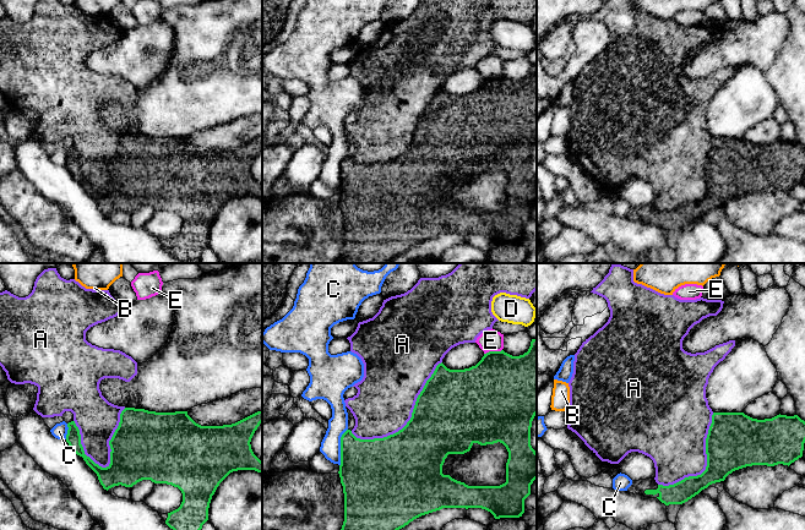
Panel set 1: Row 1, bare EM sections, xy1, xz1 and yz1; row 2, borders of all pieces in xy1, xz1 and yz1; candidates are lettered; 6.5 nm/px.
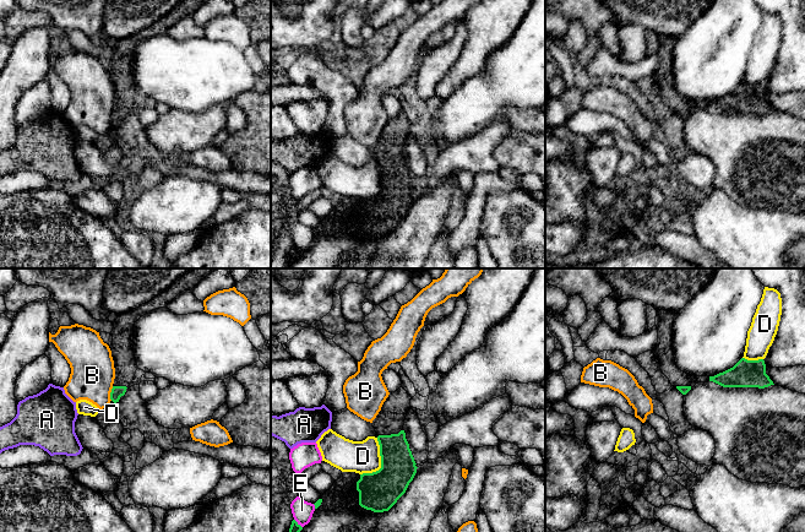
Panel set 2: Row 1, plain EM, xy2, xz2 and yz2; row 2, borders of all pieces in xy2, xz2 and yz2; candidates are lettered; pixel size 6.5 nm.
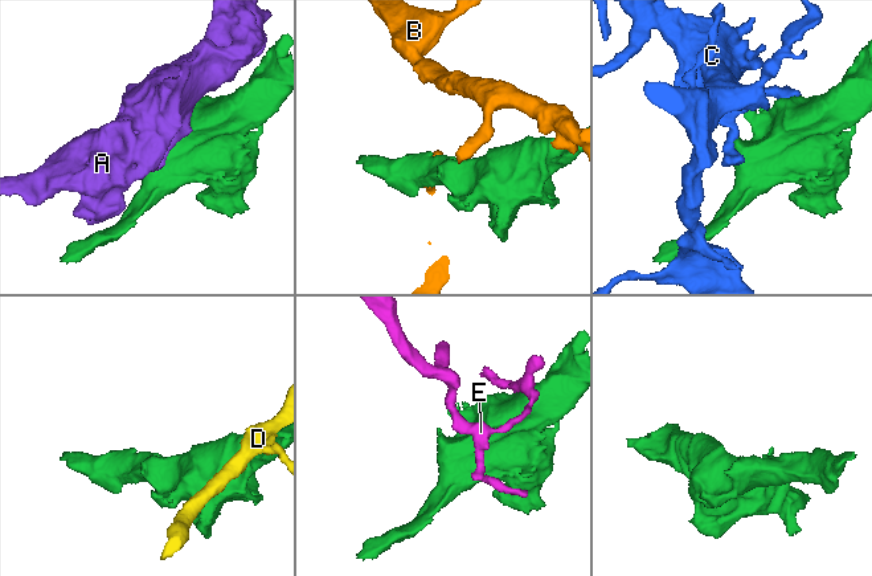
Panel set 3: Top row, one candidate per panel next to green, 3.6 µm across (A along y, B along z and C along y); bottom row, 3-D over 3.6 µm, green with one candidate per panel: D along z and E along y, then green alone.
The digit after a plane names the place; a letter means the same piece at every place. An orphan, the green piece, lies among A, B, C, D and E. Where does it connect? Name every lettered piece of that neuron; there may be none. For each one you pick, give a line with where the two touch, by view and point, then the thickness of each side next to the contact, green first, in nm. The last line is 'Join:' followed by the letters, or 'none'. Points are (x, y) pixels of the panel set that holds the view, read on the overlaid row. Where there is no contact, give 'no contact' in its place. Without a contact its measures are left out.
Join: none

